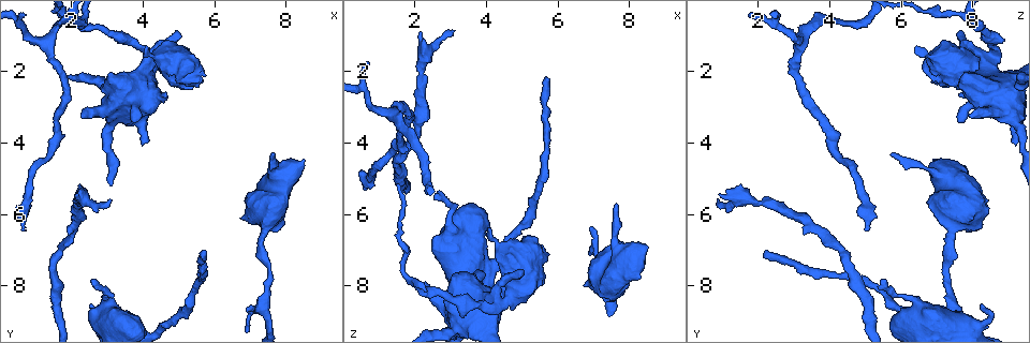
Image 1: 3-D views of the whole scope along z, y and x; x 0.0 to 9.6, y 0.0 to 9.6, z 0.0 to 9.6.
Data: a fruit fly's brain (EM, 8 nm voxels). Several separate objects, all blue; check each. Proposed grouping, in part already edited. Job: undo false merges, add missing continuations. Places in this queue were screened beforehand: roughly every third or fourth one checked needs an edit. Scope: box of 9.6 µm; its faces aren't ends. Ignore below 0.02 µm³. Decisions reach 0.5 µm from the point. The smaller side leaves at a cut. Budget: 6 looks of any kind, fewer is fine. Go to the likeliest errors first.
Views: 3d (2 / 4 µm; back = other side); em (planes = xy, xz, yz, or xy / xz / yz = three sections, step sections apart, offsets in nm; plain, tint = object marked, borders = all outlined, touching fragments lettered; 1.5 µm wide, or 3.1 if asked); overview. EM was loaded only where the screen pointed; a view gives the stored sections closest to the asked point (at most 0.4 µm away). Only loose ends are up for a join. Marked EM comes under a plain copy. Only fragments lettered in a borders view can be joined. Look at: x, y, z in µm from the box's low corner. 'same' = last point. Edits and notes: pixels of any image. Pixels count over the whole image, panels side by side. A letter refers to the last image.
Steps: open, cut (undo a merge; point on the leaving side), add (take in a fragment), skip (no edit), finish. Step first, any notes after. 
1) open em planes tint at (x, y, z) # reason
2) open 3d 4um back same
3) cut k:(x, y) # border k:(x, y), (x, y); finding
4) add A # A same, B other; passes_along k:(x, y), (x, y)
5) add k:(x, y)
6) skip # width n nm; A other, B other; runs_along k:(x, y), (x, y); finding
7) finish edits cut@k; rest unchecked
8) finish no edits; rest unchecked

open 3d 4um at (7.60, 4.35, 5.80) # an open end

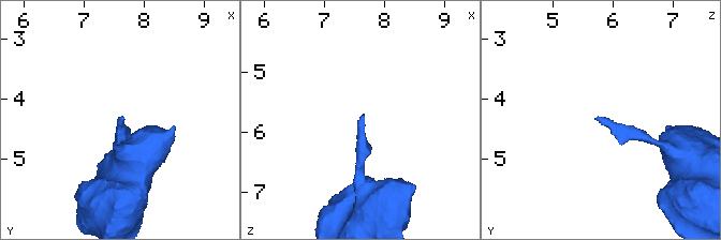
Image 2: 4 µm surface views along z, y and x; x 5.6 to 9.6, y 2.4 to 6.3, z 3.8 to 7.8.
open em planes tint at (7.65, 4.35, 5.75) # now the EM

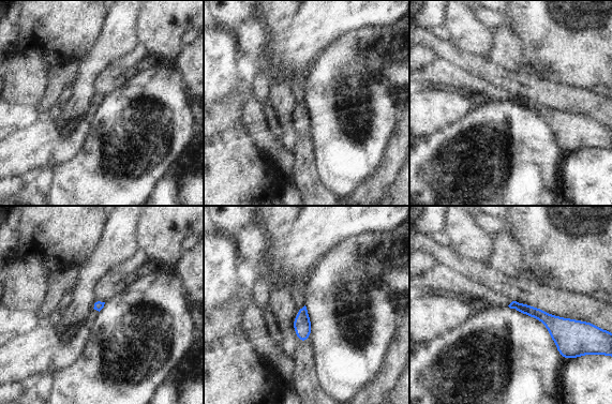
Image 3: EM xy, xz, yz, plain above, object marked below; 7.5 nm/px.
open em planes borders same

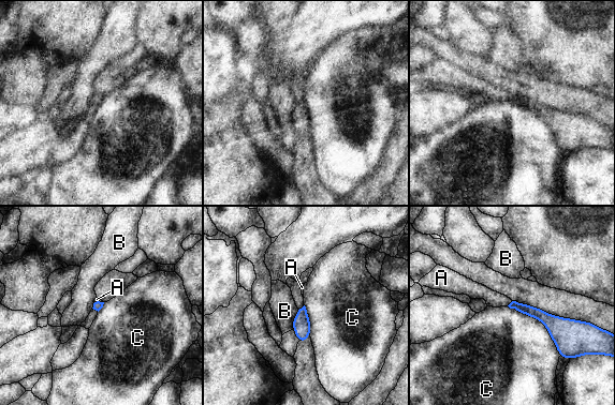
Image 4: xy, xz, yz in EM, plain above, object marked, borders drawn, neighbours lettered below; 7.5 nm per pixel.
add A # A same, B other, C other; passes_along 4:(528, 310), (510, 303), (494, 299); the cell continues

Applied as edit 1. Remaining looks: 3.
open overview

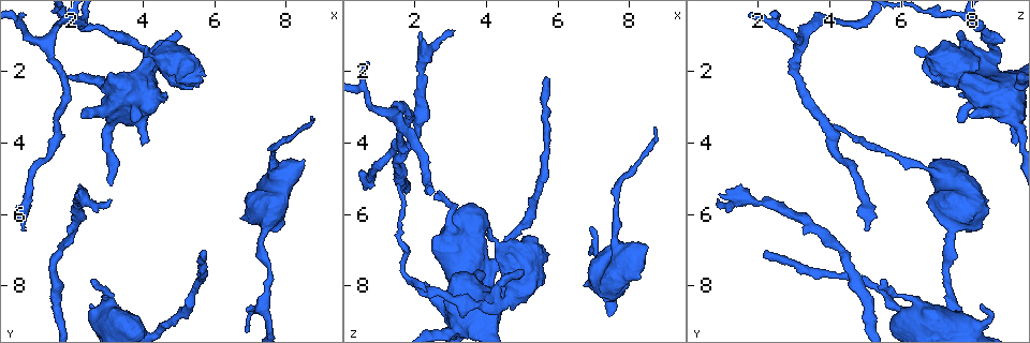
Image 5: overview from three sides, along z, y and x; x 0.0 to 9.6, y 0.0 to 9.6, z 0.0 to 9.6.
open em xy step 8 tint at (4.30, 1.60, 8.55) # arms part here

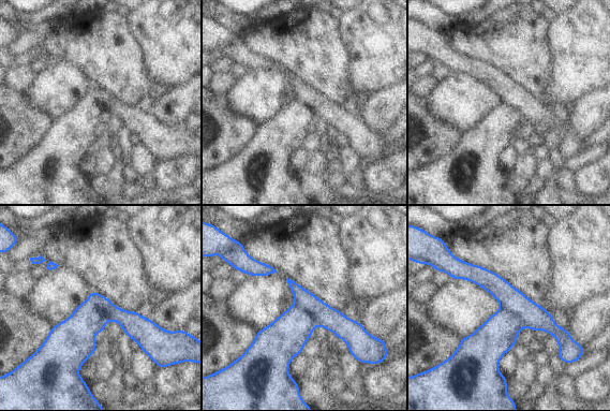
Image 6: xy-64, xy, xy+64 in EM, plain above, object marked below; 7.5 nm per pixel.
open em planes borders same

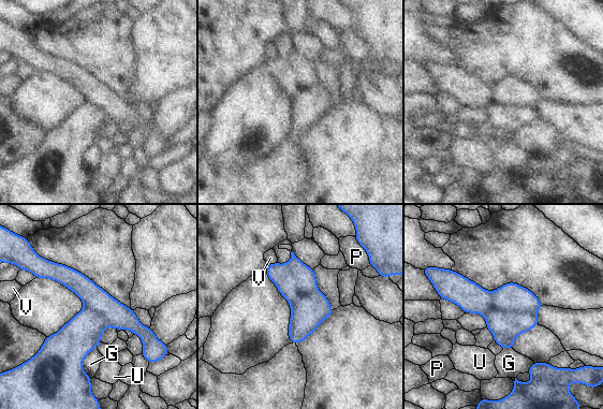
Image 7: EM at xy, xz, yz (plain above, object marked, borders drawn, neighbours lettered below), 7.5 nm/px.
cut 7:(511, 296) # G other, P other, U other, V other; border 7:(491, 293), (500, 309), (535, 313); a second cell is stuck on

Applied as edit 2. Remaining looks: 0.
finish edits add@4, cut@7; rest unchecked

